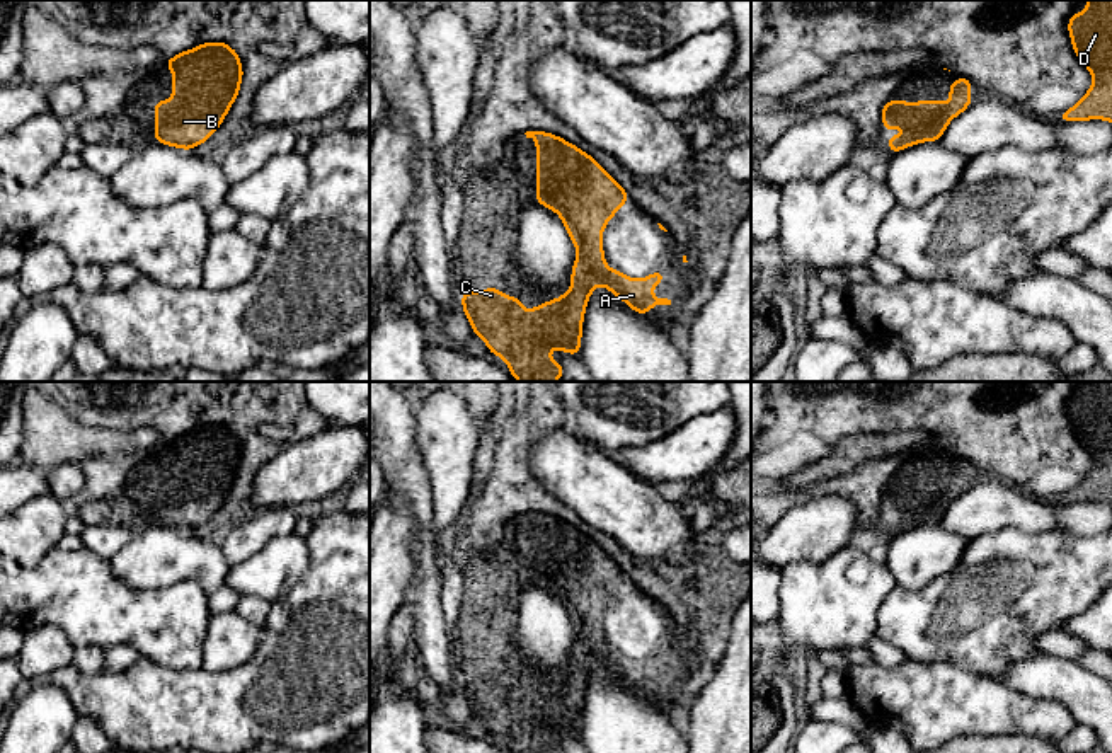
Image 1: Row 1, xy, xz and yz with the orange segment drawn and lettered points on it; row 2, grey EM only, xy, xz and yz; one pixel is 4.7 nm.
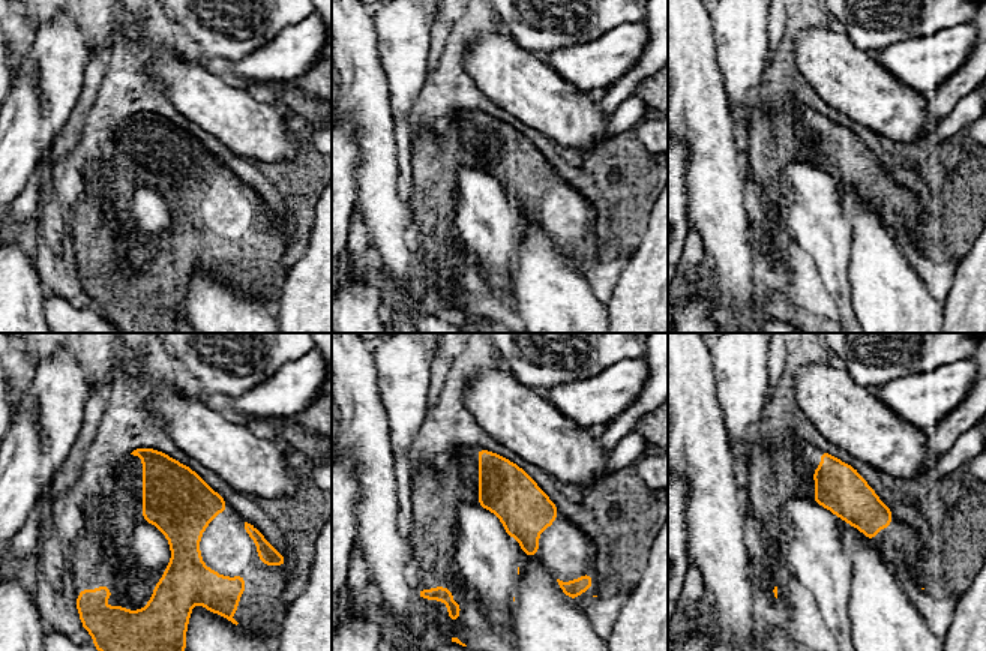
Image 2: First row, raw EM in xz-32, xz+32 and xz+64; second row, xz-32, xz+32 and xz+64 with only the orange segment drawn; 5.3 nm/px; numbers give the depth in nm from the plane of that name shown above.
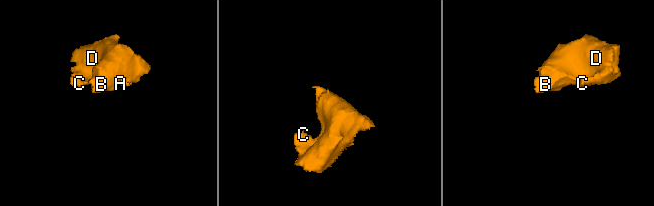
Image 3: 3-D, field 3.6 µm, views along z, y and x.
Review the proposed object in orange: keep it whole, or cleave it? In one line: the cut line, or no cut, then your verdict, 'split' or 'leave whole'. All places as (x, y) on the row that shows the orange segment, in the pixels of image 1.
no cut | leave whole

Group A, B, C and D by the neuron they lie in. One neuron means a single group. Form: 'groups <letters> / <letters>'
groups A B C D

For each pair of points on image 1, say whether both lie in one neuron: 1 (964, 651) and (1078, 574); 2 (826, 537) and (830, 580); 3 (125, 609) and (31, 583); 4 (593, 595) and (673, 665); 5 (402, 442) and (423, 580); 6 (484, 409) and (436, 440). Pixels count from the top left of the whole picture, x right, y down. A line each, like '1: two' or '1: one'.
1: one
2: two
3: one
4: one
5: one
6: two

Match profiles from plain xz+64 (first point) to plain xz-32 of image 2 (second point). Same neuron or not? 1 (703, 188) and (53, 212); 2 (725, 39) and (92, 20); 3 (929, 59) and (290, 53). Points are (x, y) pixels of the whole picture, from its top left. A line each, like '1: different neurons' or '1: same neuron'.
1: same neuron
2: different neurons
3: same neuron

